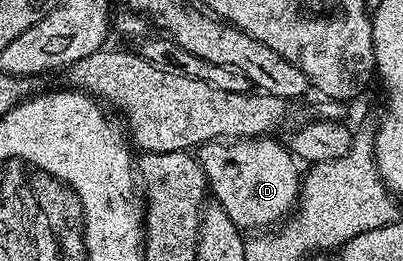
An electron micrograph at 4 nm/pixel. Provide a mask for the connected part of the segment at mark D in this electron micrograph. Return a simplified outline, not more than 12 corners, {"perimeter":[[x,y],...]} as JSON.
{"perimeter":[[273,137],[195,148],[212,198],[242,232],[296,208],[299,163]]}

